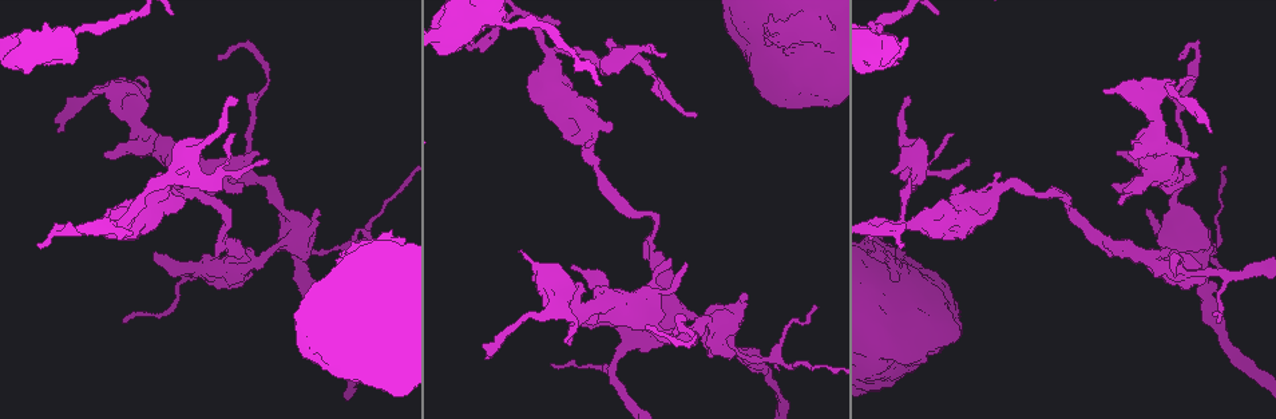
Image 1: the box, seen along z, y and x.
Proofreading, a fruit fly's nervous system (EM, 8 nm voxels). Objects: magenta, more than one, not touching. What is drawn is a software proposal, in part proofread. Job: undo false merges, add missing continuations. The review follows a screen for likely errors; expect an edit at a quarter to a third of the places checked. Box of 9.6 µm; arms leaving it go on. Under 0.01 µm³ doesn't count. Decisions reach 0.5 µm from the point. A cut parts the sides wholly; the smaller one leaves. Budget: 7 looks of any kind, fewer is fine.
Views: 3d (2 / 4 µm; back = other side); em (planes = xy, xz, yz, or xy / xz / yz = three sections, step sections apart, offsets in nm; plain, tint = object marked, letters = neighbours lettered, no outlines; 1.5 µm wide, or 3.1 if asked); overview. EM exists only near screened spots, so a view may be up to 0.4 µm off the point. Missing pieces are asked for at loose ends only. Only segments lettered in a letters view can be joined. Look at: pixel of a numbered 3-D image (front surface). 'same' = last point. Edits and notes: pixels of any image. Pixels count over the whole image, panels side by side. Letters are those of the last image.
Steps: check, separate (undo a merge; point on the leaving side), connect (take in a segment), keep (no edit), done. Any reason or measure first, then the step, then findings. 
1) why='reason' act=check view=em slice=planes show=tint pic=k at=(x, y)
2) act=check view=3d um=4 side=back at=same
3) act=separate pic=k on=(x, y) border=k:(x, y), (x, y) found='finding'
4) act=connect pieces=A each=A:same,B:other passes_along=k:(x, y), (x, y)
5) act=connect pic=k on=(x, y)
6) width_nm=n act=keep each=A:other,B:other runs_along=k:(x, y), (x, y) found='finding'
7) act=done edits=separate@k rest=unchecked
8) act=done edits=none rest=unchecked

why='tapers out' act=check view=em slice=planes show=plain pic=1 at=(954, 133)

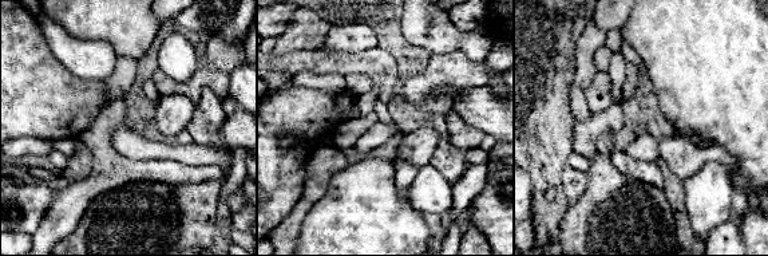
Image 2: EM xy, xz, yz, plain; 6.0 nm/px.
act=check view=em slice=planes show=letters at=same

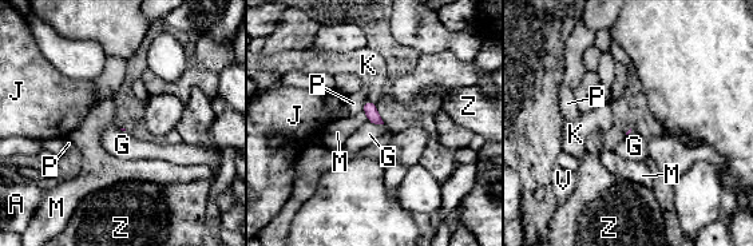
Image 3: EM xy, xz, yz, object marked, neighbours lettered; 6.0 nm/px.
longest_contact=G:100nm act=keep each=A:other,G:other,J:other,K:other,M:other,P:other,V:other,Z:other border=3:(368, 120), (383, 125) found='none of them fits'

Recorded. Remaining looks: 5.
why='branch stops here' act=check view=em slice=planes show=plain pic=1 at=(611, 127)

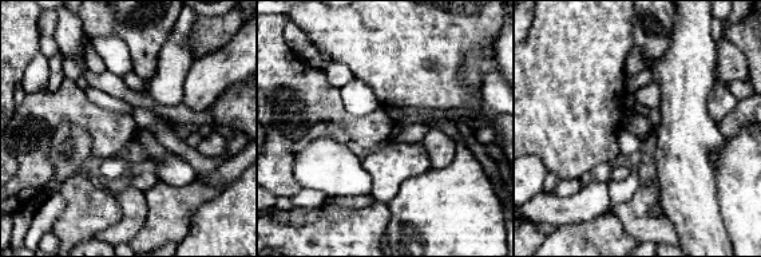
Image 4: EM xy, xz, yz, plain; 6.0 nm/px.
act=check view=em slice=planes show=letters at=same

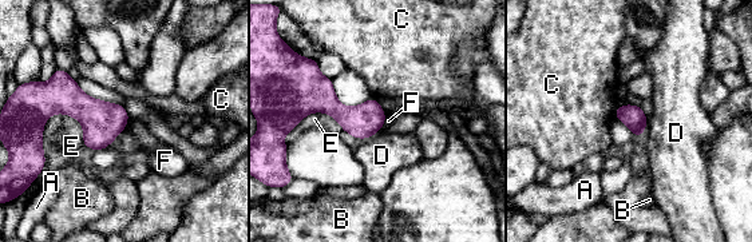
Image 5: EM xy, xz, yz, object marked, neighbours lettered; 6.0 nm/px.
width_nm=140 act=keep each=A:other,B:other,C:other,D:other,E:other,F:other border=5:(130, 118), (125, 127) found='no lettered segment goes on from it'

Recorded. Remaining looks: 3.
why='branch stops here' act=check view=3d um=2 pic=1 at=(1192, 208)

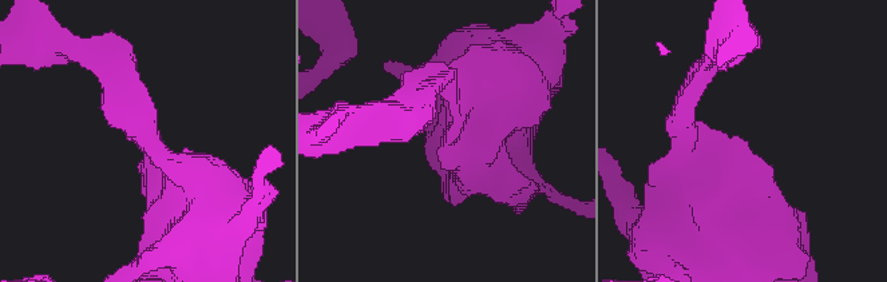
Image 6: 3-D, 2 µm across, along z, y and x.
arm_widths_nm=220,260 act=check view=em slice=xz step=4 show=letters pic=6 at=(745, 145)

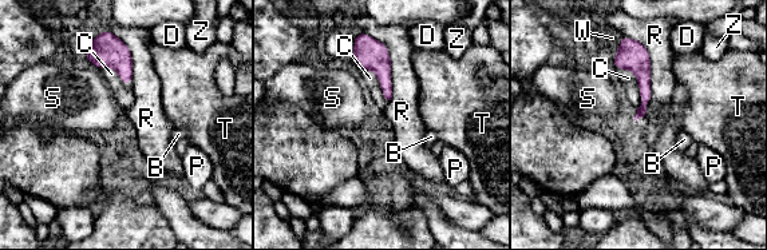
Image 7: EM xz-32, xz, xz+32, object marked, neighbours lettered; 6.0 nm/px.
act=check view=em slice=planes show=letters at=same

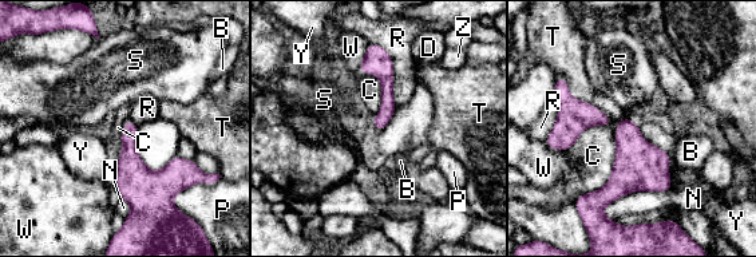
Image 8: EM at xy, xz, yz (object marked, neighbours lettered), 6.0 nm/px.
act=keep each=B:other,C:other,D:other,N:other,P:other,R:other,S:other,T:other,W:other,Y:other,Z:other runs_along=8:(372, 48), (387, 82), (378, 127) found='no lettered segment goes on from it'

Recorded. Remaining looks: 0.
act=done edits=none rest=unchecked

